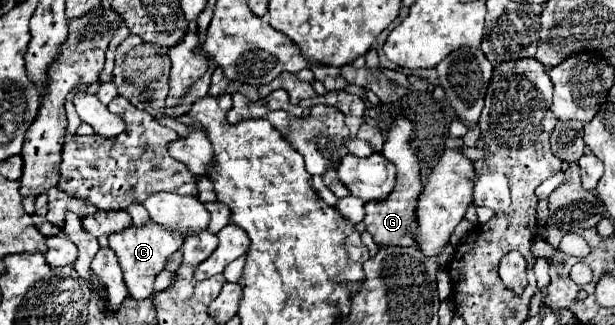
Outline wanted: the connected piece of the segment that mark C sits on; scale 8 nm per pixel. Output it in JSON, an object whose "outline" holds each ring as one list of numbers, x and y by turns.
{"outline":[[151,221,143,227,131,225,119,233,111,233,109,245,115,251,119,265,123,269,125,283,129,287,129,297,147,299,147,297,155,295,155,287,153,287,155,277,165,269,167,259,183,245,183,237,177,237,177,233,165,233,165,229,161,229,161,225,153,225,153,221]]}

